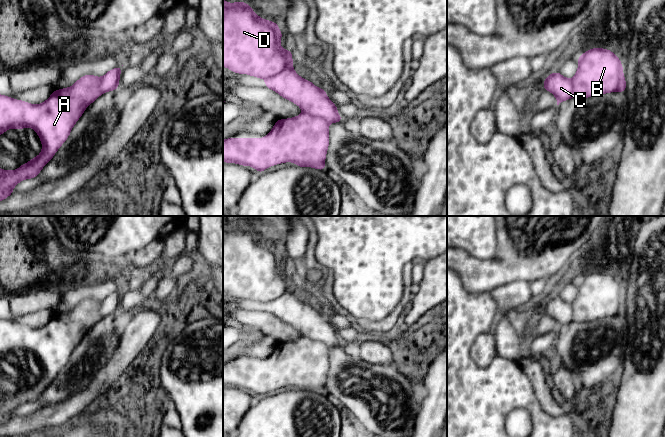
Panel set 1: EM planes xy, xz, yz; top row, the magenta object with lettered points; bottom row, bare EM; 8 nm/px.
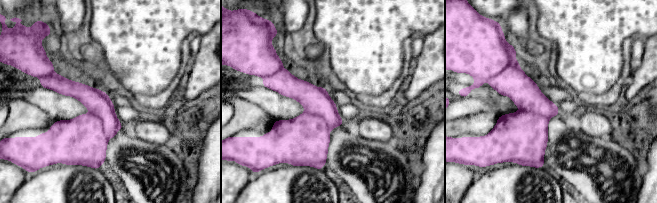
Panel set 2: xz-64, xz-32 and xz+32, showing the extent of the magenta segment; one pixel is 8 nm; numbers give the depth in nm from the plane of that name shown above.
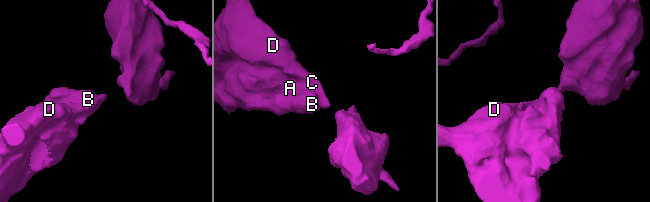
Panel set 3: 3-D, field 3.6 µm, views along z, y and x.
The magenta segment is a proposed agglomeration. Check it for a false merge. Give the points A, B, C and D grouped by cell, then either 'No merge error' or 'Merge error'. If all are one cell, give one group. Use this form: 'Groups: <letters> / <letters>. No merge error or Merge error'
Groups: A B D / C. Merge error

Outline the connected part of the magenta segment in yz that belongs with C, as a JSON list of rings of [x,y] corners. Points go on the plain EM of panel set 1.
[[[558,295],[549,298],[544,304],[543,313],[551,316],[557,325],[557,329],[561,326],[572,322],[573,306],[561,299]]]

